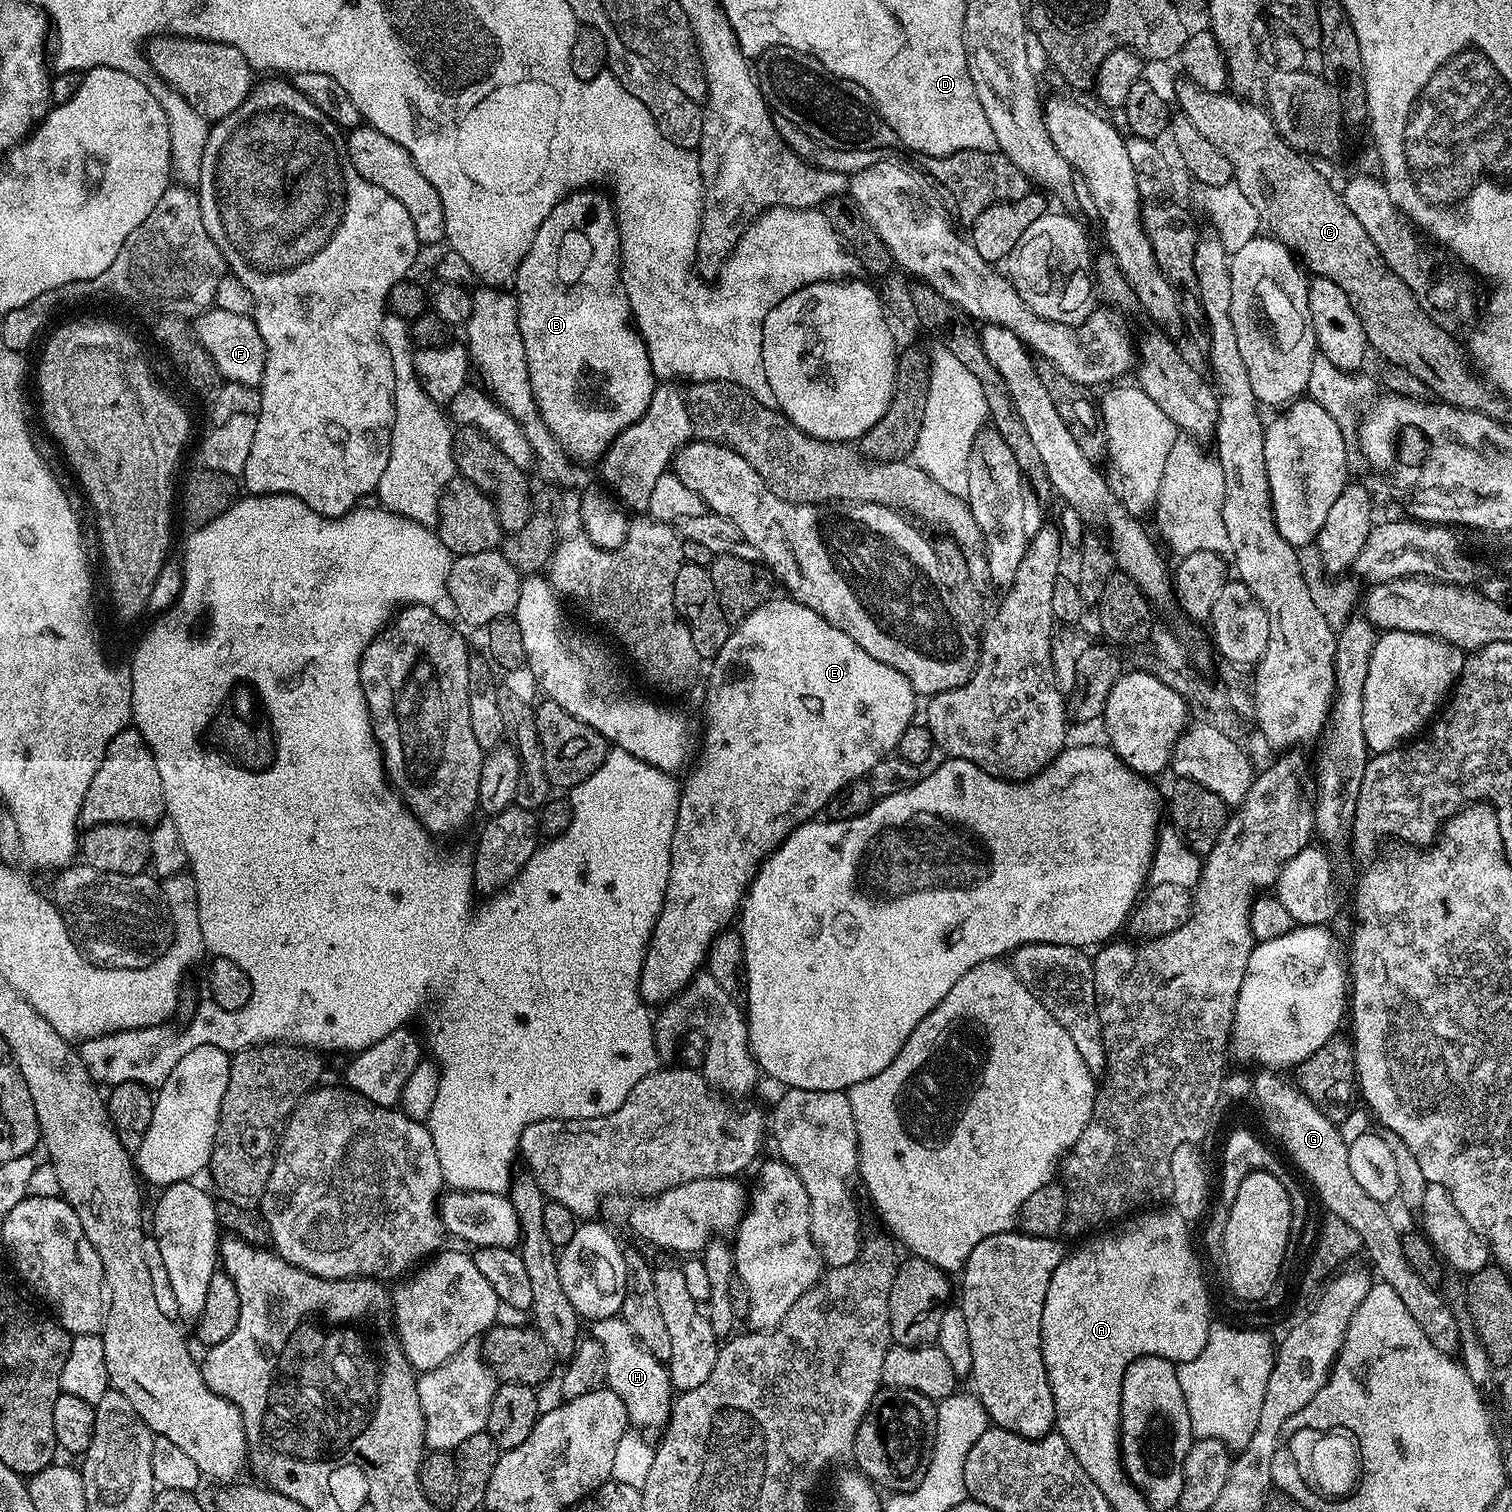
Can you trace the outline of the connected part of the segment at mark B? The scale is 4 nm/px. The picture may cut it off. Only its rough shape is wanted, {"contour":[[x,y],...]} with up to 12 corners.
{"contour":[[571,192],[514,281],[537,408],[599,461],[658,383],[616,205]]}

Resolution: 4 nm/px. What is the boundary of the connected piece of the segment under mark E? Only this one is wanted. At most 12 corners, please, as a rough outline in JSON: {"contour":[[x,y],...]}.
{"contour":[[791,598],[710,661],[640,998],[896,752],[917,693]]}

